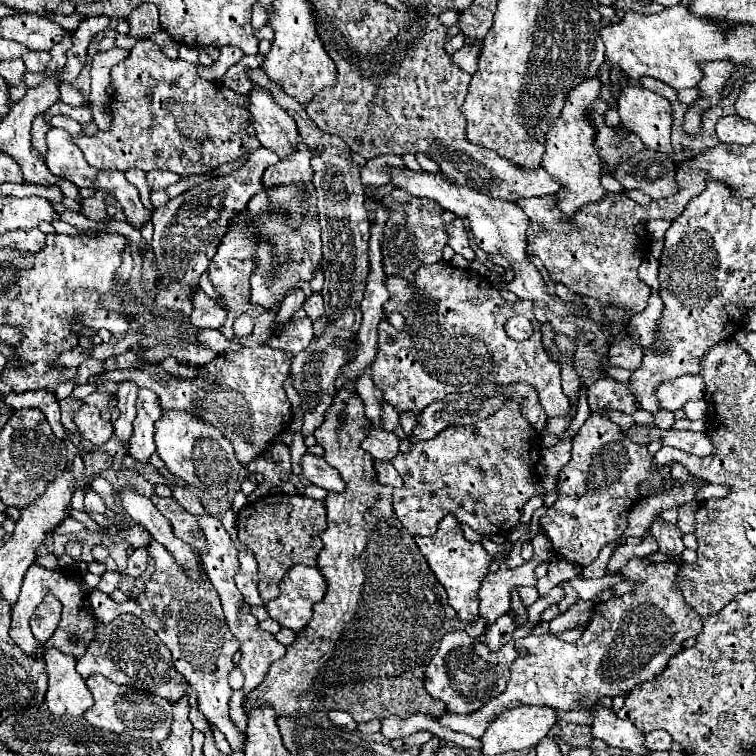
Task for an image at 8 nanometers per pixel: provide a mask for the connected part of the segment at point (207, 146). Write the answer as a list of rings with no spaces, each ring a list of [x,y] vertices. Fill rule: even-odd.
[[[139,40],[131,54],[113,66],[111,82],[115,86],[115,98],[109,102],[111,130],[73,138],[85,160],[99,170],[169,170],[185,178],[209,172],[243,152],[259,148],[259,142],[245,130],[251,114],[245,108],[227,104],[219,96],[219,84],[203,80],[195,64],[167,58],[153,40]]]

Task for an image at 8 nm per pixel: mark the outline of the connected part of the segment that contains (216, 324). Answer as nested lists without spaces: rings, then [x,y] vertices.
[[[199,290],[195,294],[193,300],[193,314],[191,314],[191,324],[199,326],[199,328],[213,328],[219,330],[223,326],[223,320],[227,318],[225,310],[211,300],[203,290]]]

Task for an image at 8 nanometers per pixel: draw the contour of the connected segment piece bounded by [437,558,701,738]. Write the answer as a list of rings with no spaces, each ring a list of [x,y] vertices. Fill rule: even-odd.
[[[631,558],[619,574],[623,580],[635,582],[635,590],[631,592],[635,598],[625,594],[619,600],[599,602],[593,610],[591,622],[575,644],[567,644],[555,634],[529,634],[527,638],[517,640],[515,646],[527,648],[529,656],[513,662],[507,690],[475,714],[459,716],[445,712],[437,718],[437,722],[449,730],[481,738],[487,726],[503,710],[517,708],[521,704],[549,706],[557,710],[591,708],[591,704],[603,696],[615,698],[619,694],[629,694],[641,682],[655,678],[663,672],[667,660],[683,648],[683,640],[701,632],[701,616],[685,602],[683,592],[677,588],[679,568],[681,566],[677,562],[653,564],[647,558]],[[645,600],[653,604],[643,604]]]

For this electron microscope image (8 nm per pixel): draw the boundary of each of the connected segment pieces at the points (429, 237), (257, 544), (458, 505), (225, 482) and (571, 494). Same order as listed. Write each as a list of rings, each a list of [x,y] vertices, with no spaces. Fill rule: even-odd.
[[[395,190],[383,198],[383,206],[389,212],[385,224],[383,240],[383,268],[387,276],[403,276],[405,280],[415,280],[415,272],[423,264],[435,264],[441,260],[443,246],[447,244],[447,234],[443,232],[441,212],[443,208],[435,200],[417,198],[409,192]]]
[[[265,494],[237,514],[237,538],[257,558],[259,564],[259,596],[269,602],[279,594],[279,582],[285,572],[297,562],[317,566],[317,556],[323,548],[321,532],[327,528],[327,510],[323,502],[305,498],[301,494]]]
[[[509,400],[503,410],[491,418],[471,424],[471,426],[451,426],[439,436],[415,442],[405,458],[397,458],[393,464],[403,478],[403,488],[393,494],[393,508],[397,518],[413,536],[431,536],[443,516],[451,514],[459,522],[469,524],[477,534],[485,536],[507,536],[521,518],[523,506],[531,496],[545,496],[539,480],[535,480],[535,466],[541,460],[541,438],[539,432],[525,420],[523,410],[515,400]]]
[[[183,410],[163,412],[155,428],[157,428],[155,432],[157,454],[165,462],[169,472],[181,478],[183,484],[195,488],[203,504],[213,504],[213,512],[219,512],[223,506],[227,510],[233,502],[235,492],[241,488],[241,468],[243,468],[235,458],[231,442],[203,418]]]
[[[593,412],[573,438],[571,460],[559,474],[559,498],[553,508],[547,510],[545,518],[541,518],[541,528],[549,536],[557,556],[579,566],[589,566],[599,556],[605,544],[621,538],[627,528],[627,512],[631,510],[633,500],[639,498],[637,486],[653,472],[653,468],[655,466],[651,464],[651,454],[647,446],[633,444],[623,434],[623,430],[609,420],[605,412]]]

